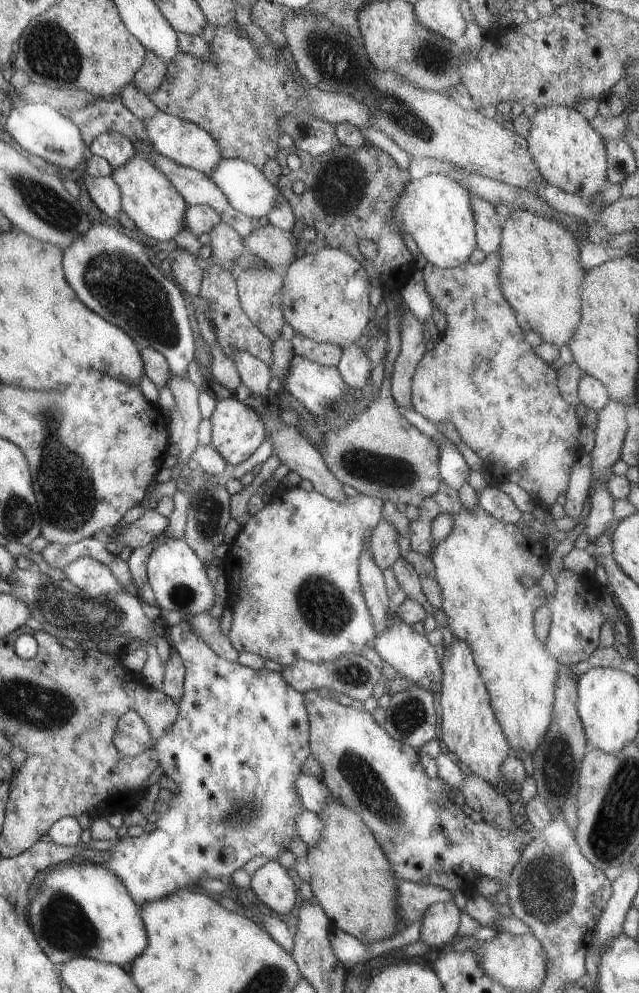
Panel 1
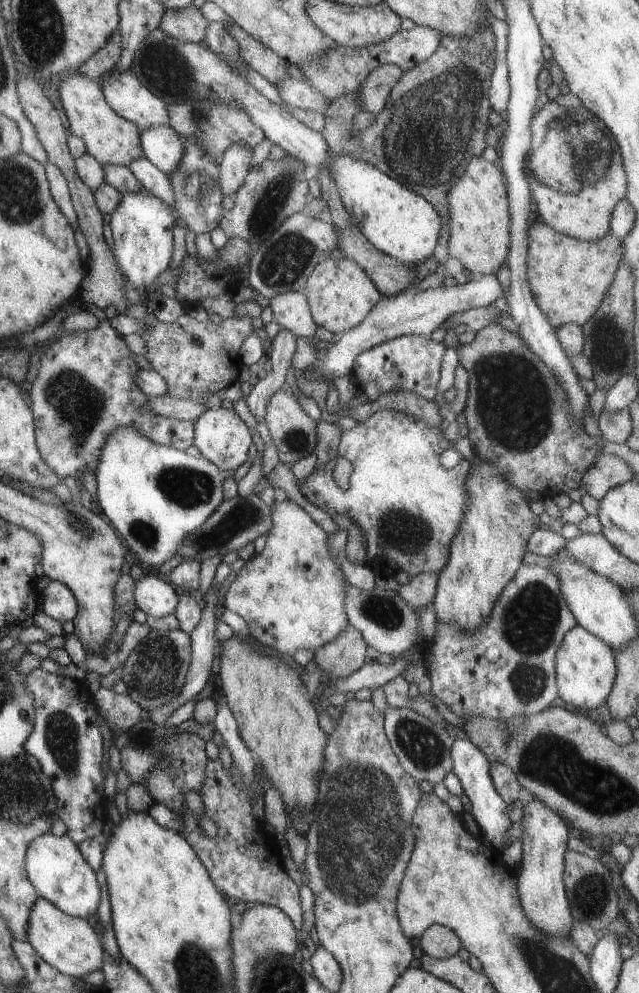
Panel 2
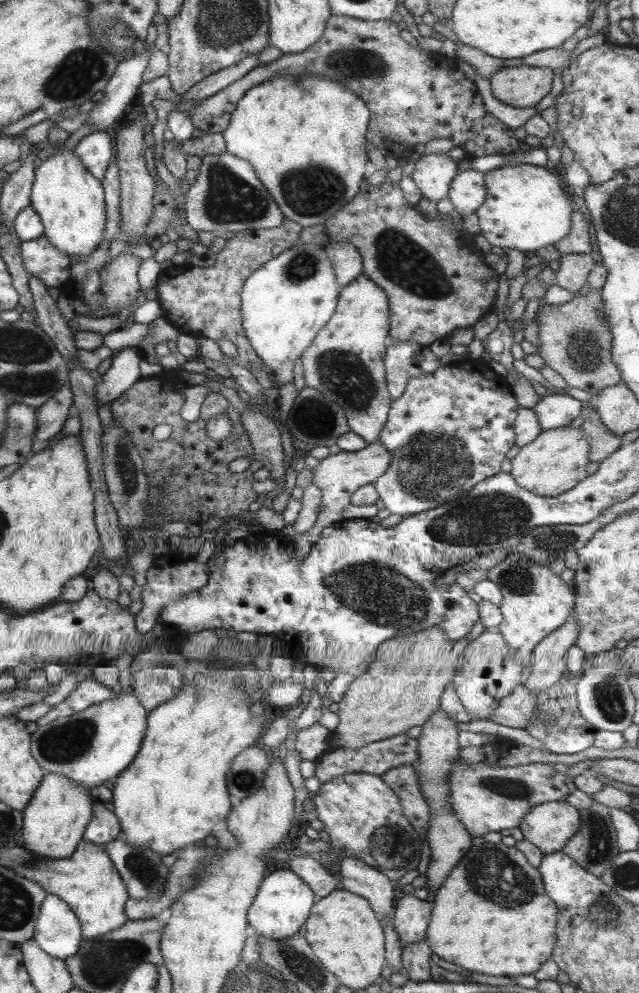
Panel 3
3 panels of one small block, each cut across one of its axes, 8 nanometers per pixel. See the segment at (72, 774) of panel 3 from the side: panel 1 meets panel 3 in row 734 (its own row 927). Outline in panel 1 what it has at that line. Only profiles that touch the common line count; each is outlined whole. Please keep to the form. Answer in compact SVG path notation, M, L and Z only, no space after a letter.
M49 865L34 890L36 893L30 898L27 906L28 921L43 954L52 963L64 963L73 957L87 957L121 967L137 958L145 948L146 928L141 920L138 904L133 902L123 883L103 865Z

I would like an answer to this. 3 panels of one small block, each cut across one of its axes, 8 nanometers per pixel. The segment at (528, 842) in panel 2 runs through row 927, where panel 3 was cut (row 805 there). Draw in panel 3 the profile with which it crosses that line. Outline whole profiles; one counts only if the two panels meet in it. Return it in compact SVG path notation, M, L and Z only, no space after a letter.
M567 801L545 802L533 806L521 818L522 838L534 844L541 854L561 851L579 830L579 812Z

